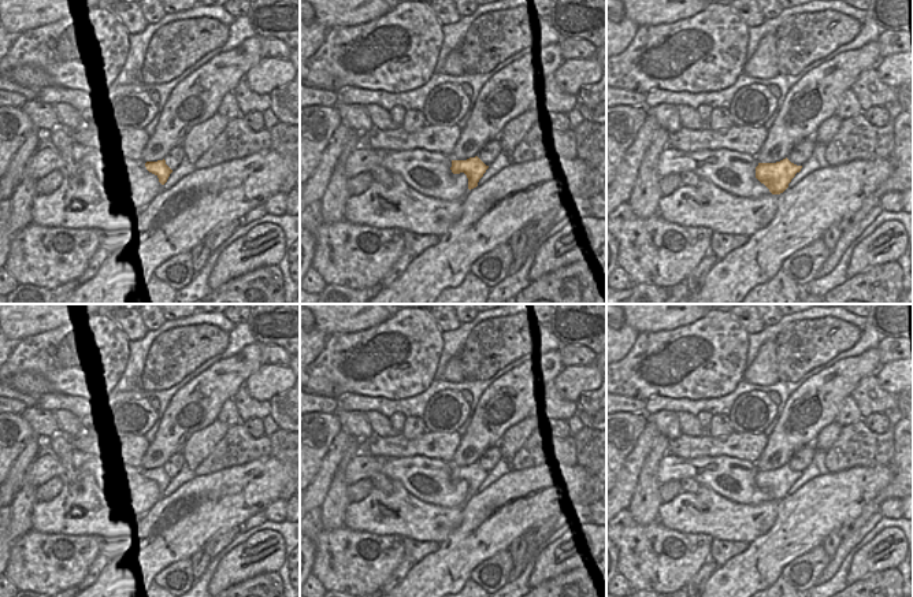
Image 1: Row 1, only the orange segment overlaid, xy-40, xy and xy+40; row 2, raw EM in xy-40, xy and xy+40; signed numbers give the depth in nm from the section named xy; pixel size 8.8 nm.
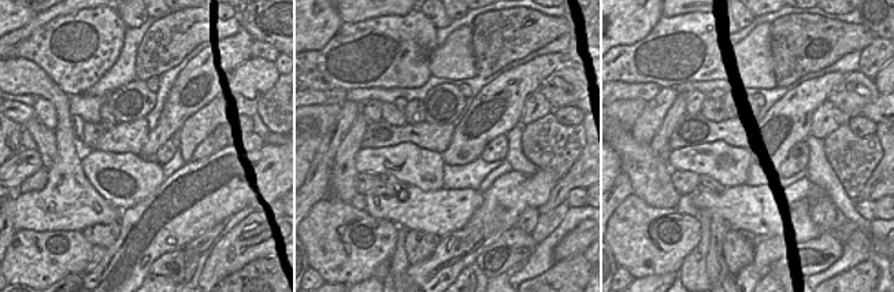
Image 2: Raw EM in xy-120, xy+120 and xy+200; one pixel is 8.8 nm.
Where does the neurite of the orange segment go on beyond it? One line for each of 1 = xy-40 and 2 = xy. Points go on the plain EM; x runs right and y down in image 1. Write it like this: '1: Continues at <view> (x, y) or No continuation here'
1: Continues at xy-40 (175, 463)
2: Continues at xy (492, 456).

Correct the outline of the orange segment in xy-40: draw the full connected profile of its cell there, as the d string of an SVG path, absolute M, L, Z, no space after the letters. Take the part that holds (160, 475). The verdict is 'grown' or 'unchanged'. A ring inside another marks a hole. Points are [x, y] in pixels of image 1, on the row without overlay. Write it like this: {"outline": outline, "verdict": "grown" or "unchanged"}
{"outline": "M177 450L163 467L146 468L145 474L149 479L159 485L162 492L164 492L170 481L182 470L185 464L186 460L183 452Z", "verdict": "grown"}

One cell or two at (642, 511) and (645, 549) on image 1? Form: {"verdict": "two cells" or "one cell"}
{"verdict": "two cells"}

